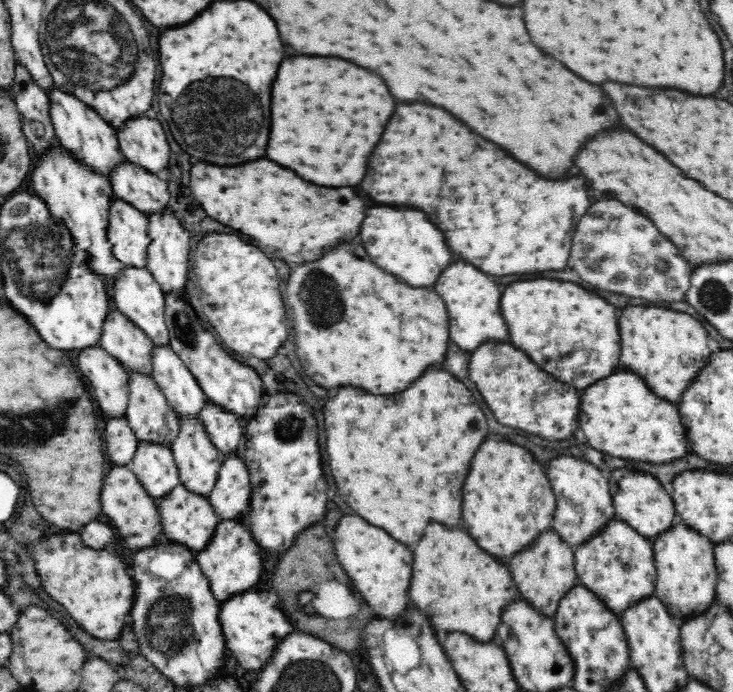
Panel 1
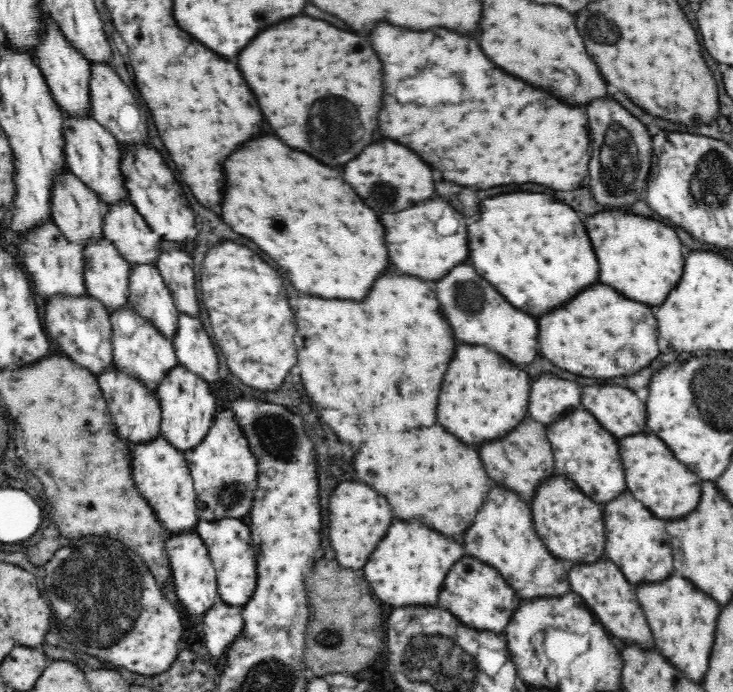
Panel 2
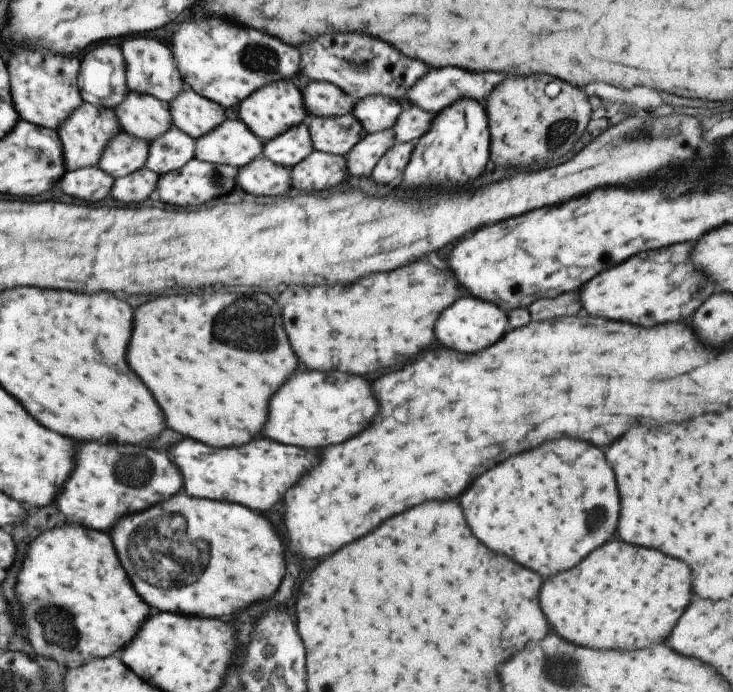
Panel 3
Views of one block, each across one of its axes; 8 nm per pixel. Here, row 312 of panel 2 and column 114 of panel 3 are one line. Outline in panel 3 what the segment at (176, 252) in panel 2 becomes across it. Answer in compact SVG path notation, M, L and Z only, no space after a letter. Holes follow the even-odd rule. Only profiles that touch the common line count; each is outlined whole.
M143 167L124 177L113 179L111 194L121 204L141 204L155 190L159 176Z

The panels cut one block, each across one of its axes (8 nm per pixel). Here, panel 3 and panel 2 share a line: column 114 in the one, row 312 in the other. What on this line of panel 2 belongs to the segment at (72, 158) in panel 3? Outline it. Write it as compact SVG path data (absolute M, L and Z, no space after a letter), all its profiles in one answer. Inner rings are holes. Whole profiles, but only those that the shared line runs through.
M130 304L114 311L109 319L113 330L111 337L114 366L121 372L136 377L140 383L144 383L153 394L156 394L158 385L164 380L164 377L179 365L173 342L160 335L158 329L154 328L150 321L140 317Z

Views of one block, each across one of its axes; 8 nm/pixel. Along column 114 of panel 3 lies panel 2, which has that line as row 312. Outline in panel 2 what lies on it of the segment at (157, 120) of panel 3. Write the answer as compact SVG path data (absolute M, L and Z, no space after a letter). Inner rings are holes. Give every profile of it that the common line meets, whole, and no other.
M104 238L101 241L90 243L83 247L83 255L86 294L100 301L110 314L128 305L129 276L132 266L122 258L112 241Z

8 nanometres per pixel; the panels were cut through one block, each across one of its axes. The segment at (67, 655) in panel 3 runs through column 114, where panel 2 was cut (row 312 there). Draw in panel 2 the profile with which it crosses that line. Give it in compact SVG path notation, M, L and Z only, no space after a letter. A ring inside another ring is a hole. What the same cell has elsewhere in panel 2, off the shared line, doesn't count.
M596 284L538 320L540 354L554 366L584 378L631 377L660 354L659 328L652 310L648 305L626 300L606 284Z

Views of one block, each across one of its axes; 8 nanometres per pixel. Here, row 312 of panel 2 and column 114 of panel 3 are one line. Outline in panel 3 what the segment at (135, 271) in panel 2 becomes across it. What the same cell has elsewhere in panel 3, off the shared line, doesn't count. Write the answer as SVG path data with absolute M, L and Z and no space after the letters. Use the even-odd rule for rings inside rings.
M119 132L108 141L96 166L114 179L127 176L145 167L149 145L146 140Z

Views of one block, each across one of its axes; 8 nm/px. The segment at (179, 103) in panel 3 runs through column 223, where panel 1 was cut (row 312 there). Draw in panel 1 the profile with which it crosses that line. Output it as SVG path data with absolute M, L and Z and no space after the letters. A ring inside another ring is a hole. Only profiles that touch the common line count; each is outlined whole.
M120 311L108 312L99 345L126 368L129 375L152 376L155 346L148 335Z

